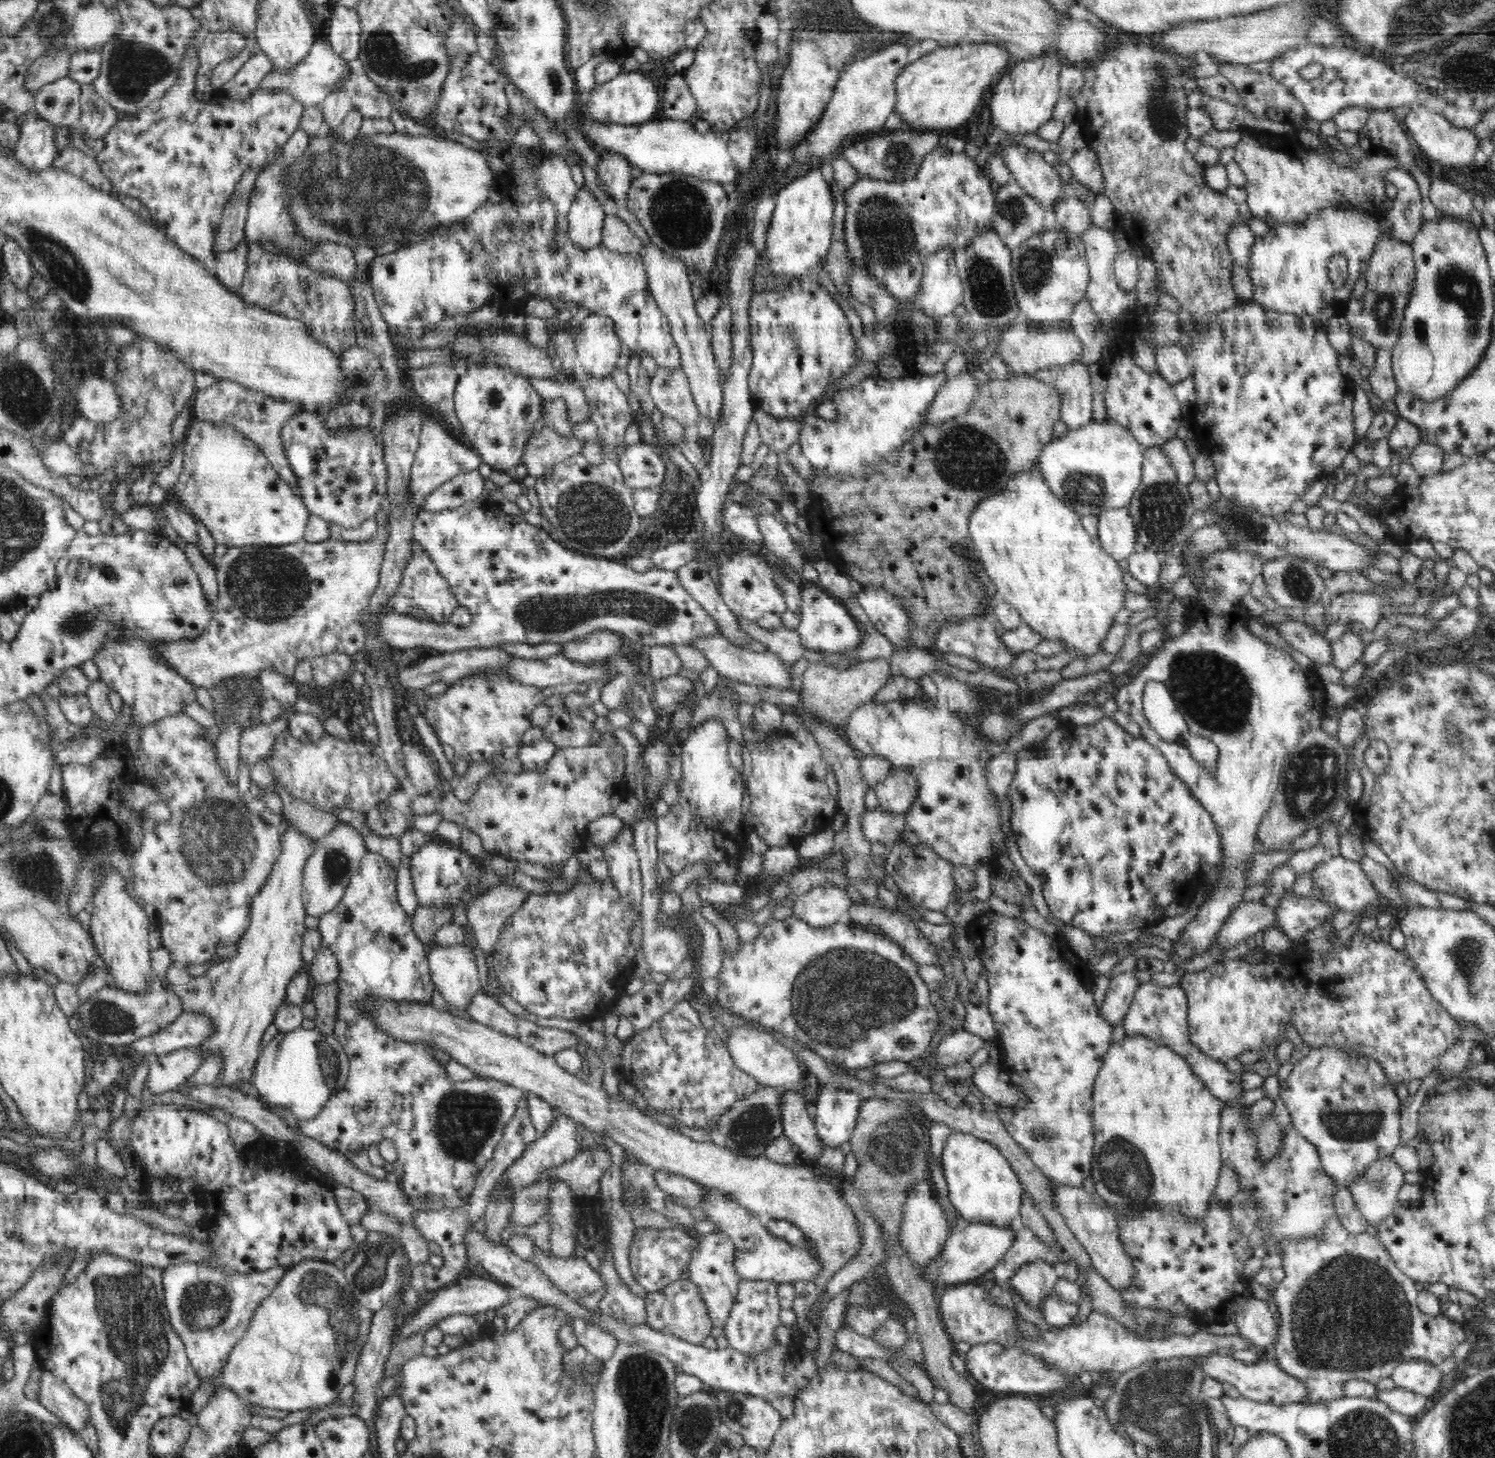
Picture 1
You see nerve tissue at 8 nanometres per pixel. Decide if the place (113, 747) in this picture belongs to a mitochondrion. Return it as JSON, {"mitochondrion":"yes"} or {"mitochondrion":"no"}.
{"mitochondrion":"no"}

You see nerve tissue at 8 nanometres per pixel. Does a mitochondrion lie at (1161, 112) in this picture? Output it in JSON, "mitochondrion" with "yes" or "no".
{"mitochondrion":"yes"}

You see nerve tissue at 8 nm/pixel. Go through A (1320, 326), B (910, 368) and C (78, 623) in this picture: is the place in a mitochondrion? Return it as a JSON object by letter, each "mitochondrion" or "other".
{"A":"other","B":"other","C":"mitochondrion"}

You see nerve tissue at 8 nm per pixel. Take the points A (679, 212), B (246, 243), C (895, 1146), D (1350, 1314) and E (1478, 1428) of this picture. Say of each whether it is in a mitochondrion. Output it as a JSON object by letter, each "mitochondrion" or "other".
{"A":"mitochondrion","B":"other","C":"mitochondrion","D":"mitochondrion","E":"mitochondrion"}

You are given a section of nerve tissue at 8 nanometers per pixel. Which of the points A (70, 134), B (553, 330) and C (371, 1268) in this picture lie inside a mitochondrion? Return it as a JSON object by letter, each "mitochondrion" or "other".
{"A":"other","B":"other","C":"mitochondrion"}

